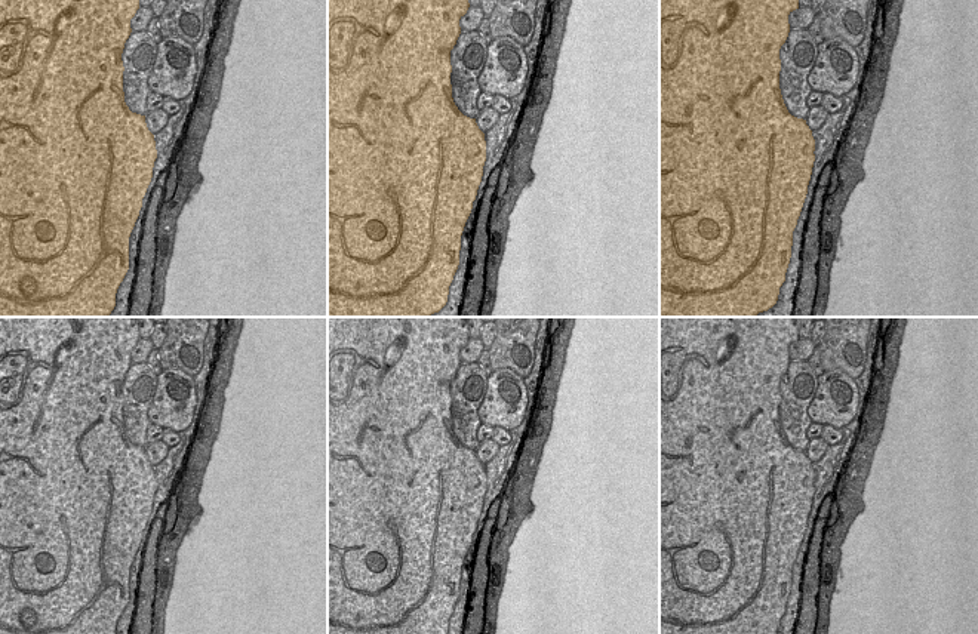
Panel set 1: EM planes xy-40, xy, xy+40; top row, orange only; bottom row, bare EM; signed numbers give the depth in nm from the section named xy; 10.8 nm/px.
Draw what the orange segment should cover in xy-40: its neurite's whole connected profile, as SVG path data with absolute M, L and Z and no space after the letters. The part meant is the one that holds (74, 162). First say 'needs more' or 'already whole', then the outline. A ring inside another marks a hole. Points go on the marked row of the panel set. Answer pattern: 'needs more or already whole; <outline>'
already whole; M0 0L0 317L108 317L116 307L116 293L129 270L129 237L142 207L157 158L154 135L145 116L132 113L124 102L122 53L132 28L130 19L139 0Z

